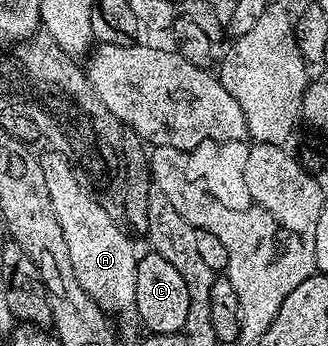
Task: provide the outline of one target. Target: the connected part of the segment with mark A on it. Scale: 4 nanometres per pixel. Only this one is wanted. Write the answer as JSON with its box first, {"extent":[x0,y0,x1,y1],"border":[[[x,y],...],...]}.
{"extent":[39,153,137,316],"border":[[[58,153],[39,155],[41,173],[45,173],[45,186],[49,188],[49,202],[53,205],[53,213],[57,213],[57,225],[61,225],[61,233],[65,233],[65,245],[69,245],[69,258],[73,261],[73,273],[77,273],[77,281],[81,281],[81,289],[93,297],[93,301],[108,316],[135,315],[135,290],[137,289],[137,250],[131,244],[132,236],[122,226],[115,224],[115,219],[95,200],[96,196],[88,191],[79,181],[79,176],[71,162]]]}

